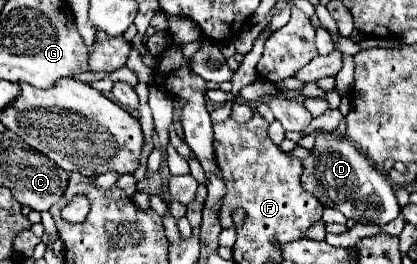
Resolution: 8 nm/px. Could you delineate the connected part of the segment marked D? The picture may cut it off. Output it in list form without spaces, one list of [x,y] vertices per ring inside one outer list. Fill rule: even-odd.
[[[321,132],[317,136],[317,144],[311,150],[313,158],[305,158],[305,174],[301,176],[303,186],[309,192],[319,196],[319,202],[341,210],[347,218],[357,222],[371,222],[371,224],[387,224],[401,214],[401,206],[397,204],[395,192],[387,178],[377,172],[375,166],[359,152],[347,138],[337,138],[335,132]]]

